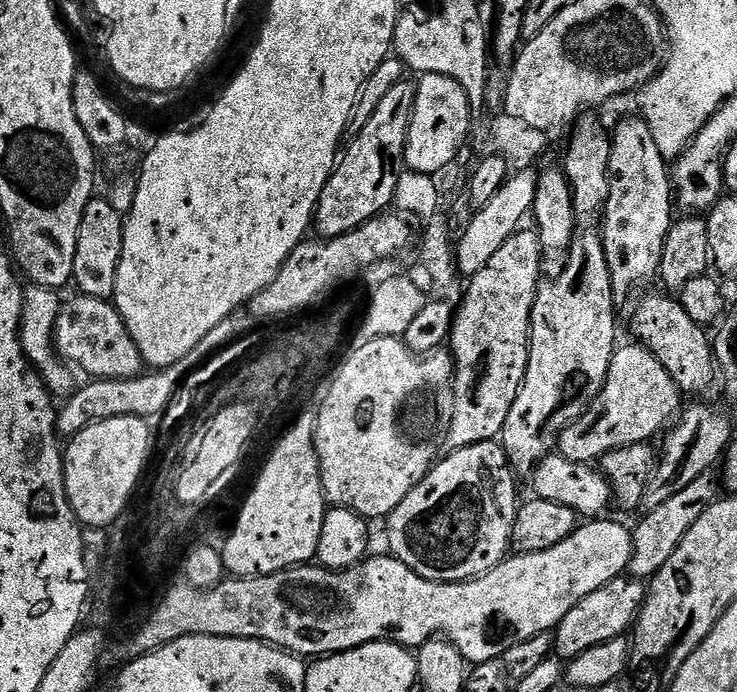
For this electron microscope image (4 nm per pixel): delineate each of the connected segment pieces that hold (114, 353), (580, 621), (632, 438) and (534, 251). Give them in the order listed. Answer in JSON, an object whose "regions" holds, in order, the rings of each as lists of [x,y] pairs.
{"regions":[[[[79,294],[63,305],[55,328],[57,355],[95,379],[135,379],[144,370],[137,348],[115,303]]],[[[627,575],[611,580],[602,590],[594,590],[594,594],[586,594],[560,625],[554,630],[554,652],[561,661],[567,662],[578,654],[586,654],[594,646],[602,646],[602,642],[610,642],[614,638],[625,635],[635,625],[640,607],[644,605],[646,588],[641,581]]],[[[639,342],[631,343],[625,348],[624,345],[617,347],[604,389],[582,418],[574,421],[560,436],[559,455],[570,462],[592,464],[615,448],[651,441],[651,436],[659,437],[677,419],[682,408],[680,387],[649,348]]],[[[521,230],[514,235],[502,246],[502,250],[498,250],[498,254],[494,254],[494,258],[490,258],[490,262],[486,262],[486,266],[477,276],[471,277],[467,281],[466,287],[463,289],[463,299],[456,308],[456,317],[452,323],[452,334],[450,337],[450,355],[454,361],[454,404],[456,400],[456,413],[452,416],[452,425],[447,425],[446,436],[448,432],[448,440],[452,443],[453,449],[465,448],[466,446],[474,446],[481,444],[487,440],[496,440],[503,433],[504,423],[510,414],[510,406],[514,406],[514,398],[518,398],[518,390],[522,386],[522,382],[526,378],[526,366],[528,365],[528,342],[530,339],[530,329],[532,326],[532,311],[536,302],[536,291],[540,289],[542,283],[542,257],[540,255],[540,237],[532,230]]]]}

